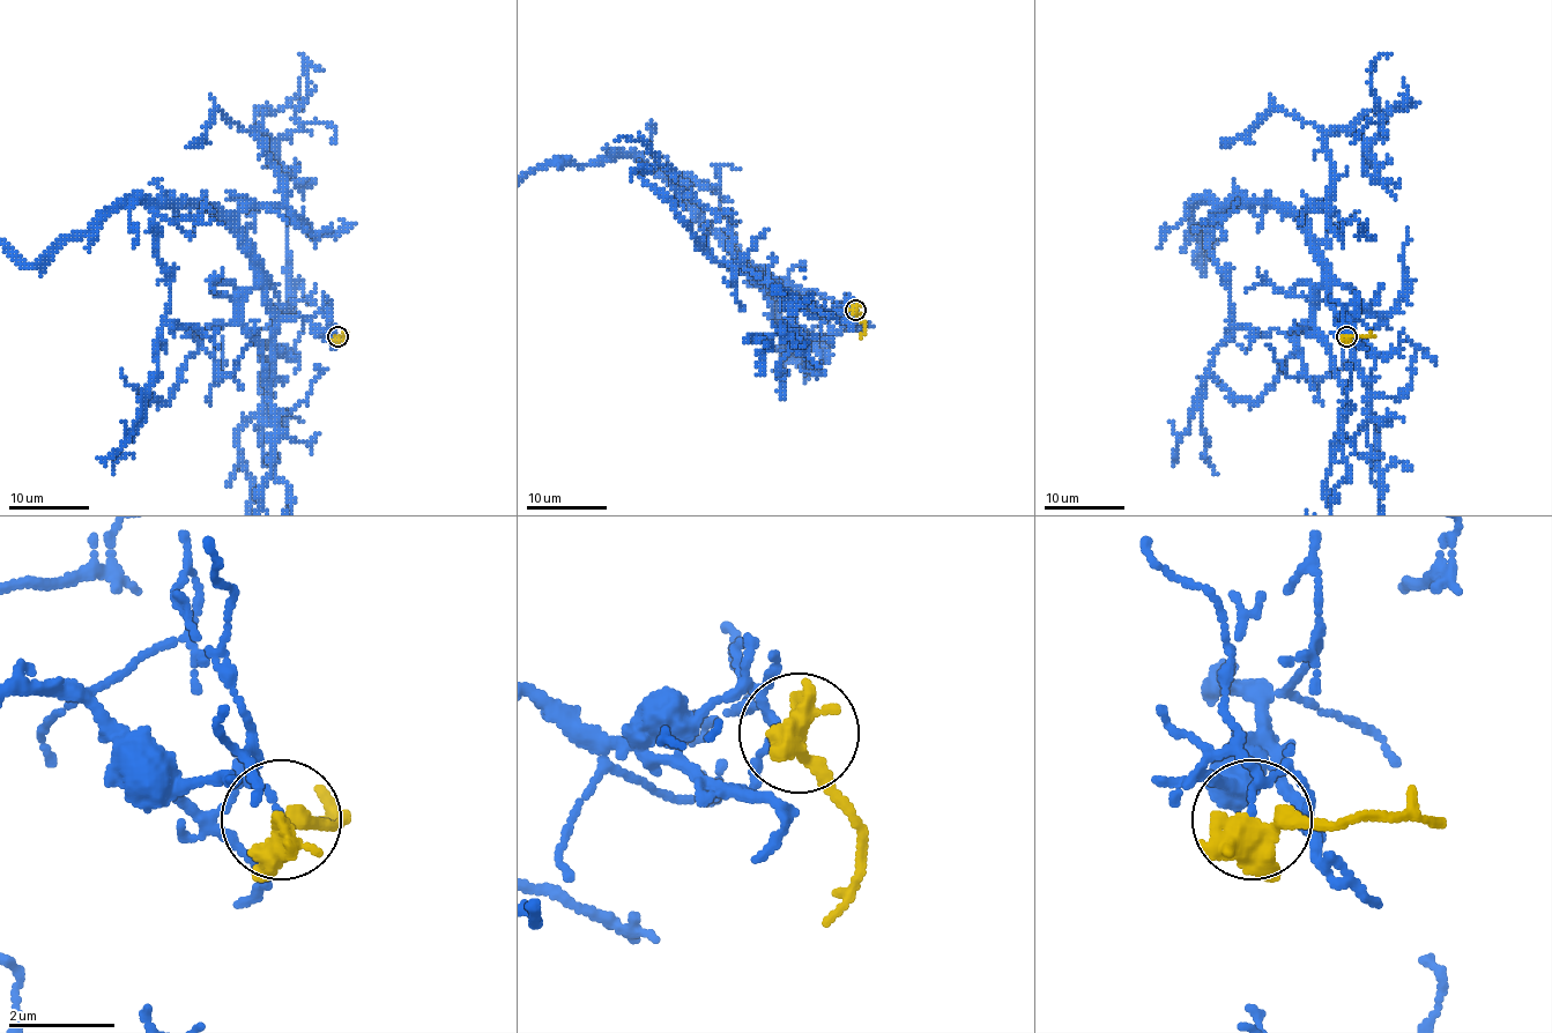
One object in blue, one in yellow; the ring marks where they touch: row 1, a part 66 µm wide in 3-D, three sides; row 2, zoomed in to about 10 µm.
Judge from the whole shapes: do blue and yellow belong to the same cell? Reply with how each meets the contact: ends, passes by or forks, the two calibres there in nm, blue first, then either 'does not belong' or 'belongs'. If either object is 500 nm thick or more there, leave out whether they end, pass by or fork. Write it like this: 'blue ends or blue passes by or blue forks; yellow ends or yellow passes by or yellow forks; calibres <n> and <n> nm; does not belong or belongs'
blue passes by; yellow passes by; calibres 100 and 440 nm; does not belong

